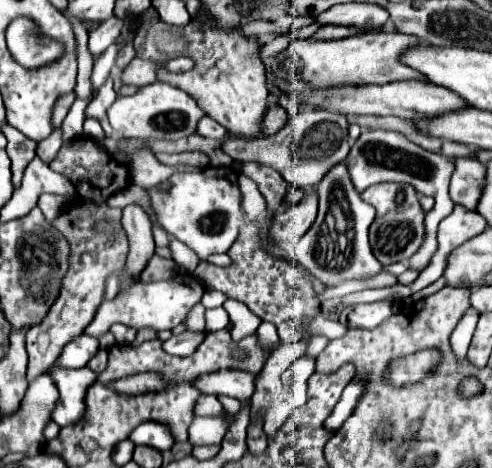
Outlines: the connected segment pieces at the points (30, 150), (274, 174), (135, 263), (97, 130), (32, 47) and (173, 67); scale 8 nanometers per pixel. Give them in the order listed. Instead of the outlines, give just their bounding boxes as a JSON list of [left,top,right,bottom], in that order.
[[2,124,36,190],[240,162,288,214],[122,204,154,274],[84,118,104,140],[6,18,60,68],[168,58,194,72]]

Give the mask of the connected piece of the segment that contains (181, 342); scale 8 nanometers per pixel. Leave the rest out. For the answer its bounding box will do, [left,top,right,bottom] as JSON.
[162,330,205,356]

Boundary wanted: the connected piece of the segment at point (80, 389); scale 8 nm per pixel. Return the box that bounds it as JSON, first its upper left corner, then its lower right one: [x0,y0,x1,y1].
[50,368,96,426]

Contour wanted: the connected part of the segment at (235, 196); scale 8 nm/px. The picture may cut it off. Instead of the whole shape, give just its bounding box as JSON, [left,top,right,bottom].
[148,166,244,260]

